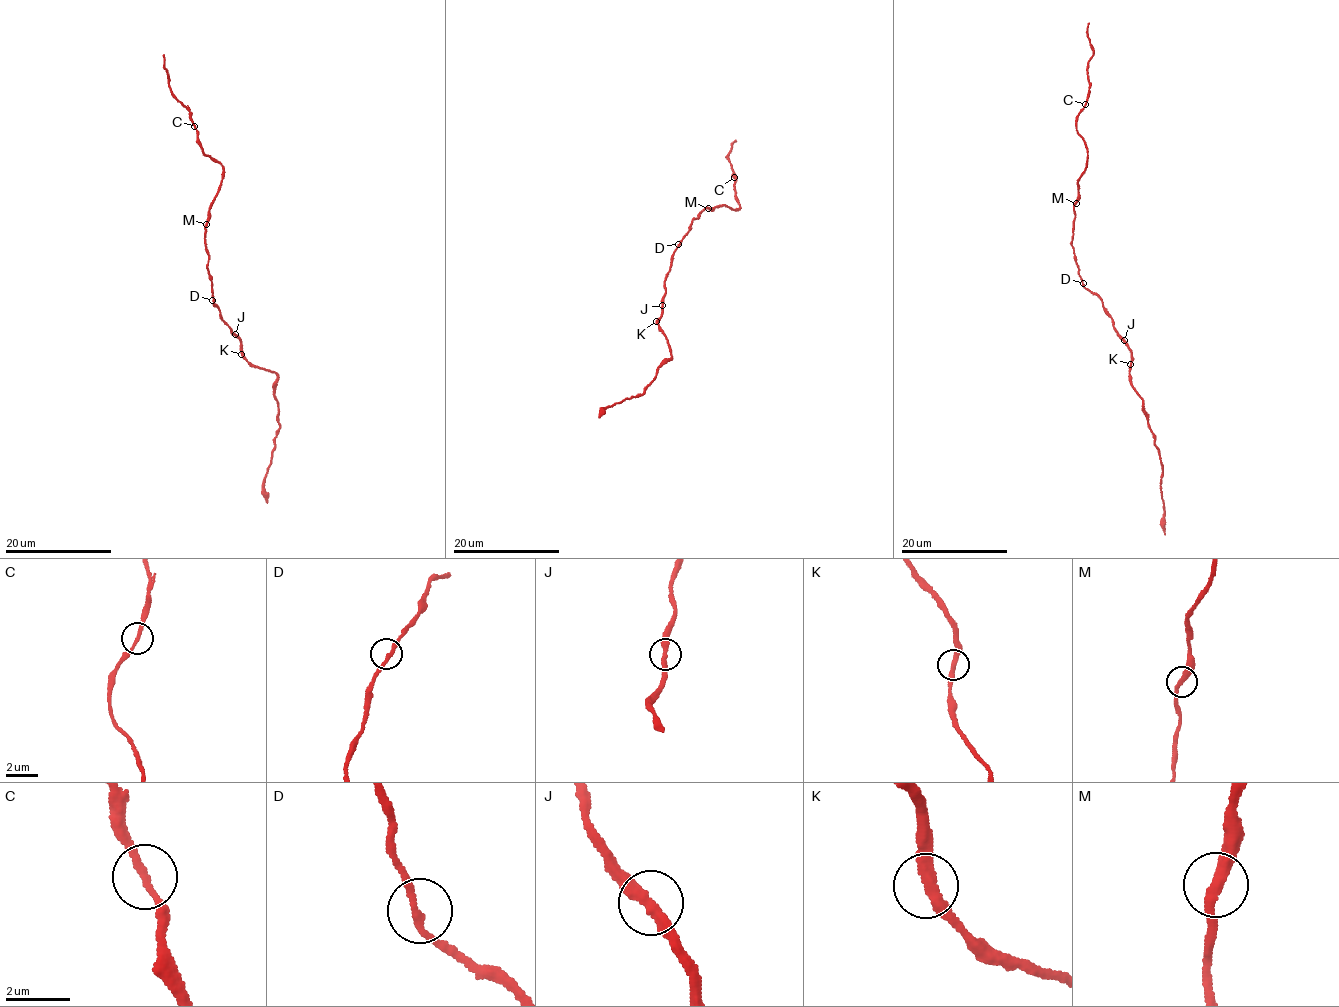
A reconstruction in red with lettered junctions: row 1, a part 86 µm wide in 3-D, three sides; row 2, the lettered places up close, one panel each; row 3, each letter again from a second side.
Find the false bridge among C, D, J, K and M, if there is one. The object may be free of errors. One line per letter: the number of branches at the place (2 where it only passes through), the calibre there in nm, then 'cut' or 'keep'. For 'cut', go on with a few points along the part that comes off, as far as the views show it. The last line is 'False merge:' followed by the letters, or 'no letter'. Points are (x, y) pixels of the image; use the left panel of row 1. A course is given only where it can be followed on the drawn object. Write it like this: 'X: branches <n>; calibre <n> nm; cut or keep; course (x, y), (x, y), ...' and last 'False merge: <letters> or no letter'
C: branches 2; calibre 200 nm; keep
D: branches 2; calibre 220 nm; keep
J: branches 2; calibre 340 nm; keep
K: branches 2; calibre 340 nm; keep
M: branches 2; calibre 320 nm; keep
False merge: no letter

